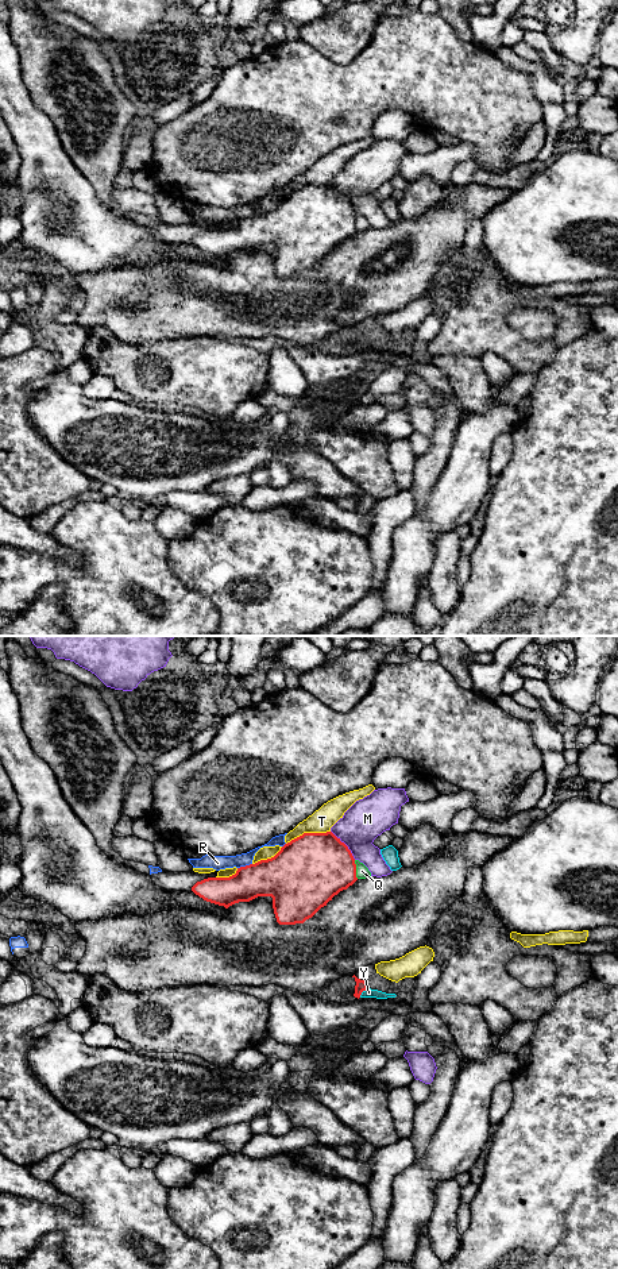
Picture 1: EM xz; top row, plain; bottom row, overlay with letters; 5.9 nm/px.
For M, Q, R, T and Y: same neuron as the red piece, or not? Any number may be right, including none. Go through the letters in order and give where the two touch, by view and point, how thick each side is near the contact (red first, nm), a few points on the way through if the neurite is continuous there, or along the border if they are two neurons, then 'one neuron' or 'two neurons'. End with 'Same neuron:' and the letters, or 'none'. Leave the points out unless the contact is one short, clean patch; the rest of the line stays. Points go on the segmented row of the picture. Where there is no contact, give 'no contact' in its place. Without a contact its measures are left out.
M: meets red in xz at (346, 845); 420 nm thick on the red side, 240 nm on the other; two neurons
Q: meets red in xz at (355, 870); 420 nm thick on the red side, 80 nm on the other; two neurons
R: meets red in xz at (246, 866); 280 nm thick on the red side, 90 nm on the other; two neurons
T: meets red in xz at (308, 833); 420 nm thick on the red side, 140 nm on the other; two neurons
Y: meets red in xz at (362, 991); 70 nm thick on the red side, 60 nm on the other; border along xz (367, 987), (359, 996); two neurons
Same neuron: none

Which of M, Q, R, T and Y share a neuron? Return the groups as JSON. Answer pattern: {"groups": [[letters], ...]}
{"groups": [["M"], ["Q"], ["R"], ["T"], ["Y"]]}

